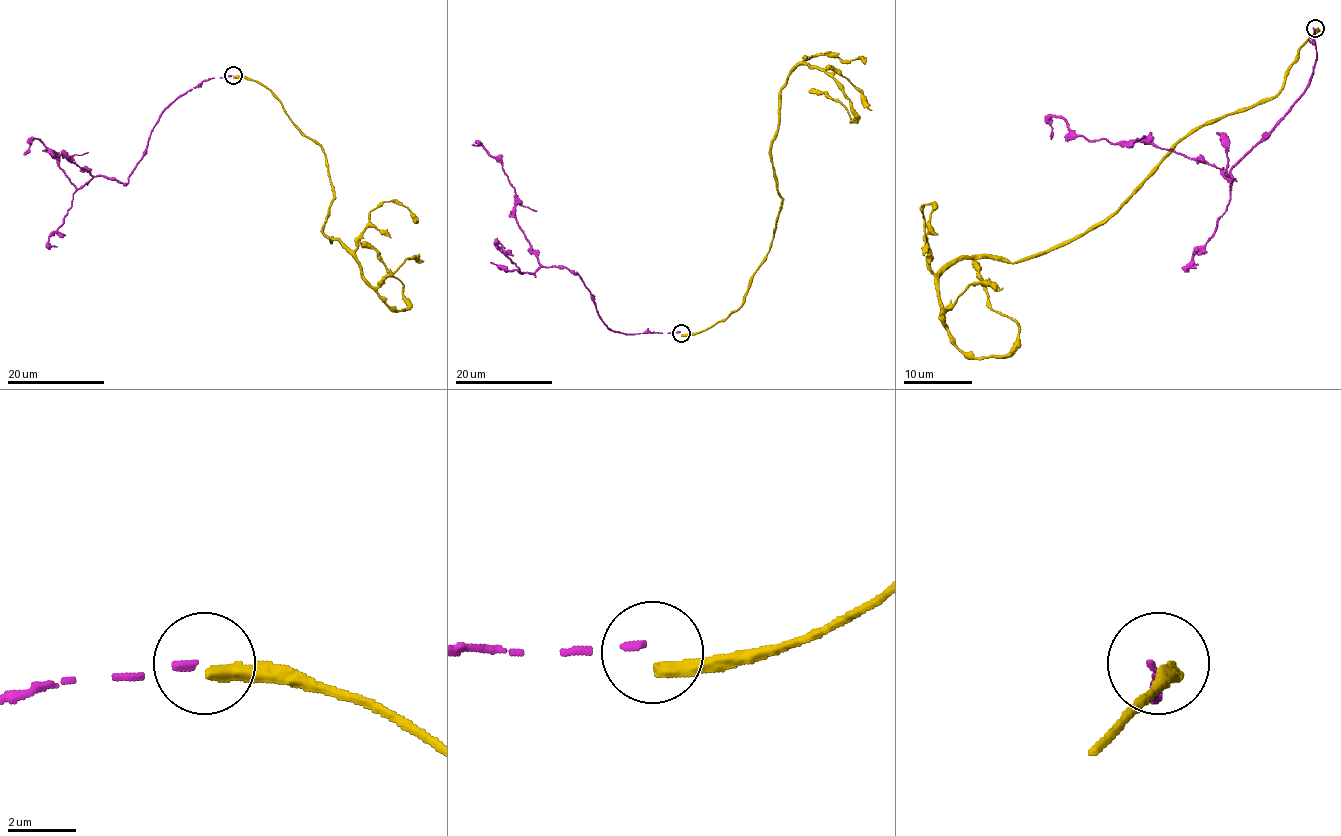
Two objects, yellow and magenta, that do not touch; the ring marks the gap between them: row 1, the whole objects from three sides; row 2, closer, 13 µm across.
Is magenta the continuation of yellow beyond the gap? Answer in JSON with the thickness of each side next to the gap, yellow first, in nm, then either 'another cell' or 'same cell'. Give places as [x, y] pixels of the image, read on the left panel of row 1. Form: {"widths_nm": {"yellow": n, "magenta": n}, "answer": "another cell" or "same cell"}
{"widths_nm": {"yellow": 420, "magenta": 180}, "answer": "another cell"}

